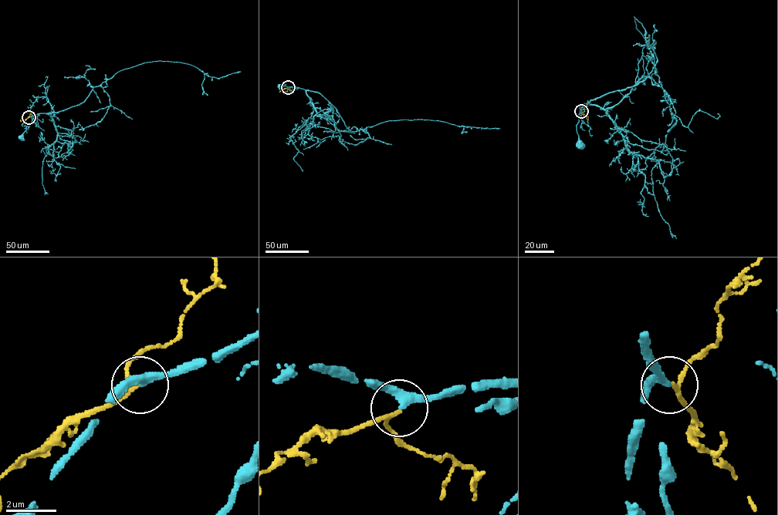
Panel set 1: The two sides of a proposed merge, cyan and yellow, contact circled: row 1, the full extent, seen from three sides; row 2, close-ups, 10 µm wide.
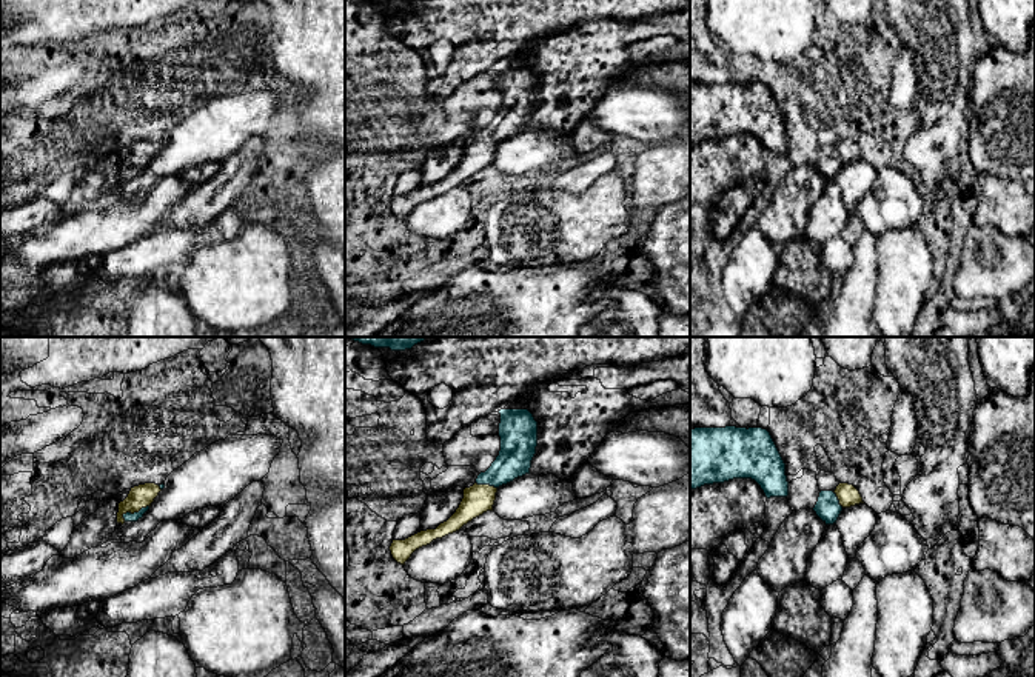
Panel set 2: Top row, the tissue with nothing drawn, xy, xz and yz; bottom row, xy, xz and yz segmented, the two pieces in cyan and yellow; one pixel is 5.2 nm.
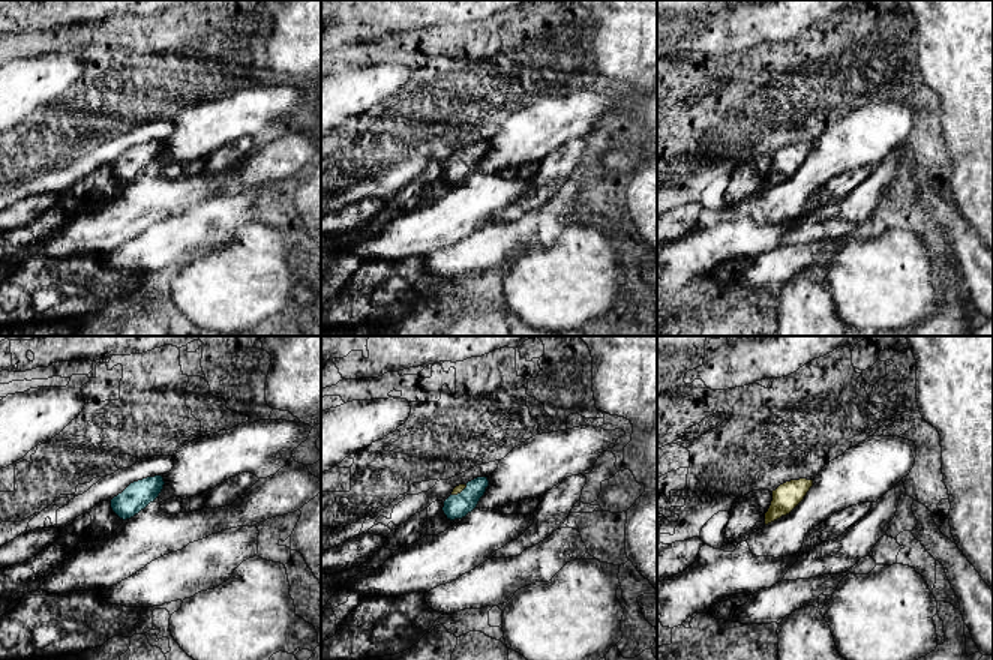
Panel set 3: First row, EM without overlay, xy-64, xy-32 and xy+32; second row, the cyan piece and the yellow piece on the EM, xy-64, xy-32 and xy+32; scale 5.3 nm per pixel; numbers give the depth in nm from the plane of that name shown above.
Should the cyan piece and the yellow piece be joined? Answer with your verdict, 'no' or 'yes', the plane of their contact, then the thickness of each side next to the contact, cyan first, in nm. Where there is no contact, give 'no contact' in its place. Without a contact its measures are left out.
yes; meets cyan in xy; 50 nm thick on the cyan side, 120 nm on the other

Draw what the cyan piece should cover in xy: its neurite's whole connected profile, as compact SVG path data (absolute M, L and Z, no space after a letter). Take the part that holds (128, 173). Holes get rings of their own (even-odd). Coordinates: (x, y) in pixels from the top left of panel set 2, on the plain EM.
M145 138L131 143L128 152L119 158L117 178L123 180L142 174L163 143L163 138Z

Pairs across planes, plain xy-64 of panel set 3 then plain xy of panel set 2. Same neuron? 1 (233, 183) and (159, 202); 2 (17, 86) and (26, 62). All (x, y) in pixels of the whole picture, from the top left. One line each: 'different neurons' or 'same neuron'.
1: same neuron
2: different neurons

